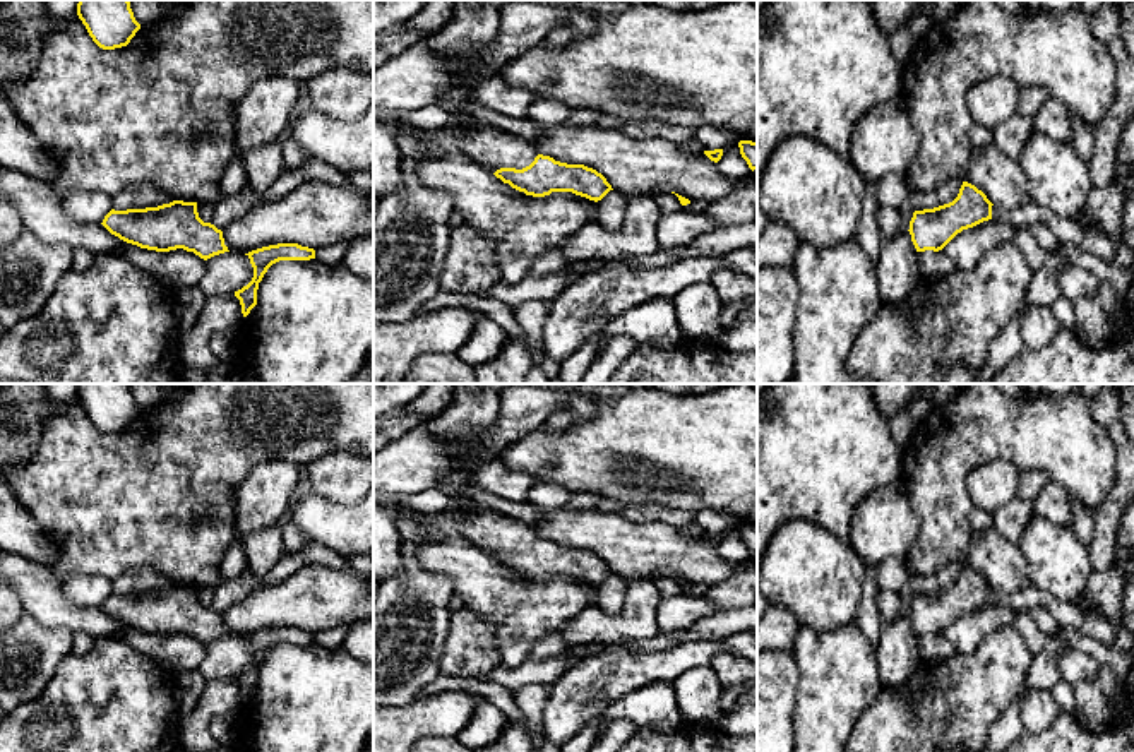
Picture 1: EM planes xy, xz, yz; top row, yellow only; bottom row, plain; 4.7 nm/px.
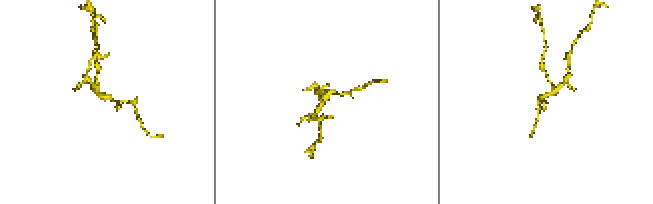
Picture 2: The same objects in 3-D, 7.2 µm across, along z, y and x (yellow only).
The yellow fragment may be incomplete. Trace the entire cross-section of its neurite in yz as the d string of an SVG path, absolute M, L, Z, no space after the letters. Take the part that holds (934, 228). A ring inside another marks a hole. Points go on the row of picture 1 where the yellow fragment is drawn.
M963 182L952 202L915 211L908 231L916 252L942 250L963 230L992 219L992 206L982 190Z

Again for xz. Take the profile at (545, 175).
M466 118L463 128L454 132L457 151L526 195L545 197L552 192L572 192L598 202L613 190L596 170L543 156L533 142L486 122Z

